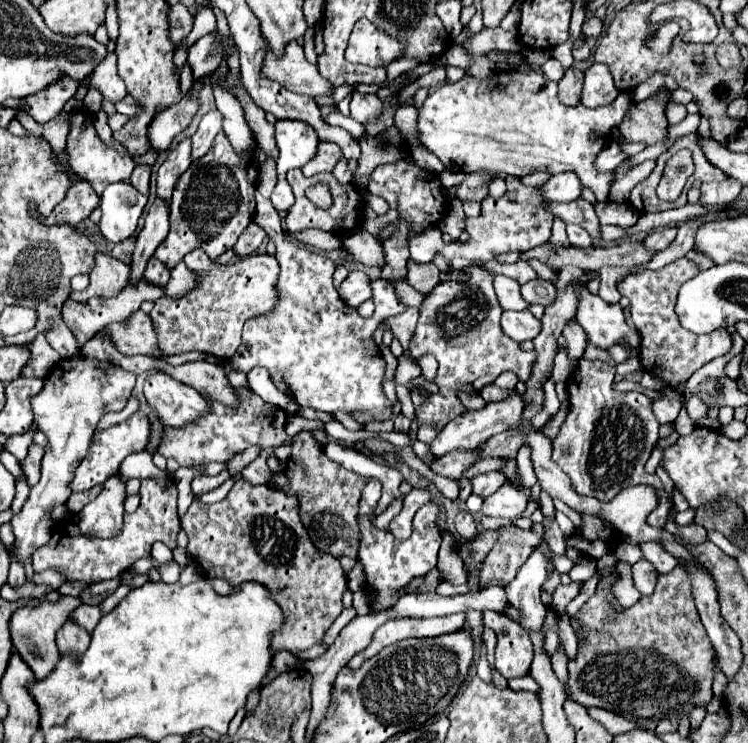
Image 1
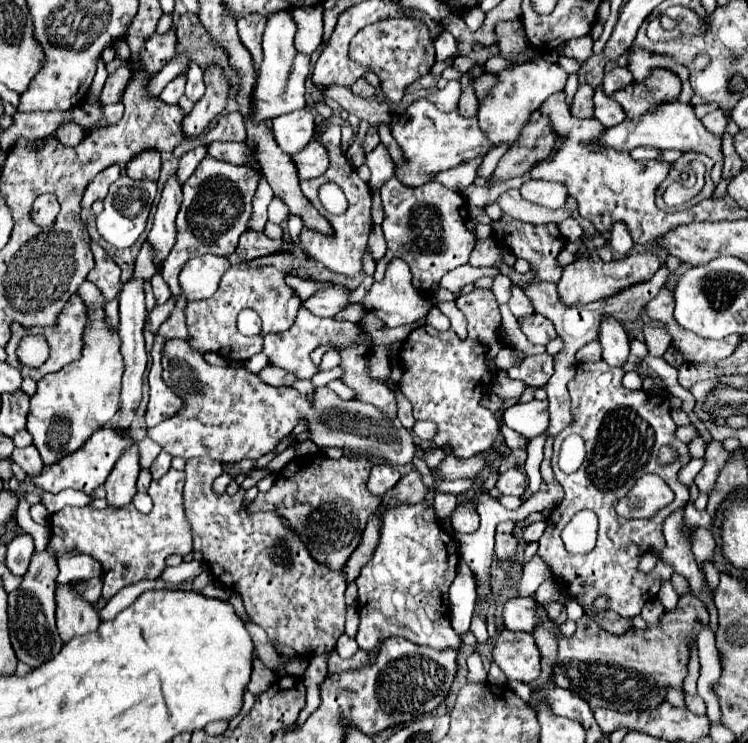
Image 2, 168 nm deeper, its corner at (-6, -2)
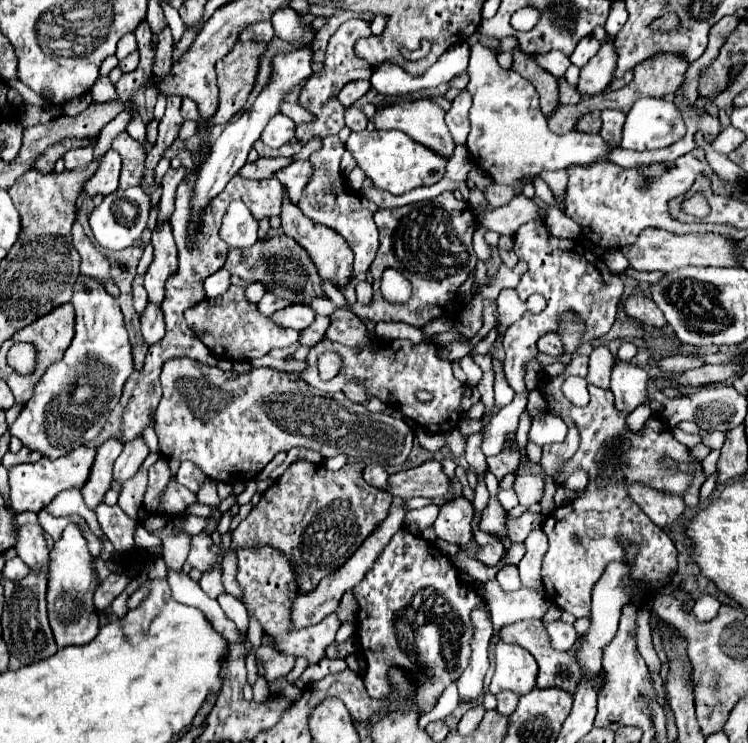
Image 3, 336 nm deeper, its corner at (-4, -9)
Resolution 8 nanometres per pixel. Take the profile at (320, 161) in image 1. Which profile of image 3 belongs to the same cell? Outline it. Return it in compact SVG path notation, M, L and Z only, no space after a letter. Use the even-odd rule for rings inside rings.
M297 160L297 162L291 162L289 166L285 166L283 170L279 170L275 176L283 184L283 188L287 190L289 200L293 204L297 204L305 186L309 184L309 180L313 176L313 166L309 160Z

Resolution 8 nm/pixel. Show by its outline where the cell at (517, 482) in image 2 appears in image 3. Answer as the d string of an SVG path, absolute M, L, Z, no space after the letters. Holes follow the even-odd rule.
M517 474L513 490L515 490L517 498L519 498L519 504L529 508L531 504L539 502L541 496L543 496L543 478L533 476L533 474L527 474L527 476Z

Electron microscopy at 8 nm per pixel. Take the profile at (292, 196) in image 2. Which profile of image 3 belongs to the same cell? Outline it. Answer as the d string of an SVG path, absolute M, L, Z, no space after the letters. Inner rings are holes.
M287 192L283 194L283 206L281 206L281 228L285 234L289 234L301 248L307 250L307 254L313 258L313 264L317 266L317 272L321 278L331 280L335 286L345 286L345 278L349 278L349 266L353 264L353 252L349 248L349 244L345 242L345 238L341 238L341 234L337 234L335 230L329 230L327 226L321 226L317 222L313 222L311 218L307 218L297 204L293 204L287 198Z

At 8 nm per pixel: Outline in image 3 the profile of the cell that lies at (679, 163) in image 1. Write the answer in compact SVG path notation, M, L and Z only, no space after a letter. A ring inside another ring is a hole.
M695 192L691 198L683 200L681 202L681 210L687 212L687 214L693 214L693 216L707 216L709 214L709 204L703 196L703 192Z

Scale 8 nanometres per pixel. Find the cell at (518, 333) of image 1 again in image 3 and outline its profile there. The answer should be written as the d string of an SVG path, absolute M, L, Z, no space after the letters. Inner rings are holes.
M553 332L543 334L543 336L539 338L539 342L537 342L537 348L539 348L539 352L545 352L545 354L555 356L555 358L557 358L557 356L561 354L561 350L563 350L561 338L559 338L557 334L553 334Z

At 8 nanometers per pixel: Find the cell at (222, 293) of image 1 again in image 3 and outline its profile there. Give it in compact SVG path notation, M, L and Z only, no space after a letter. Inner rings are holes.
M231 284L223 296L205 298L199 304L185 310L185 320L195 332L195 336L209 346L211 354L229 360L229 362L243 362L263 358L273 348L285 348L299 338L299 332L293 328L283 328L275 324L269 316L261 314L257 304L249 302L245 296L245 288Z

